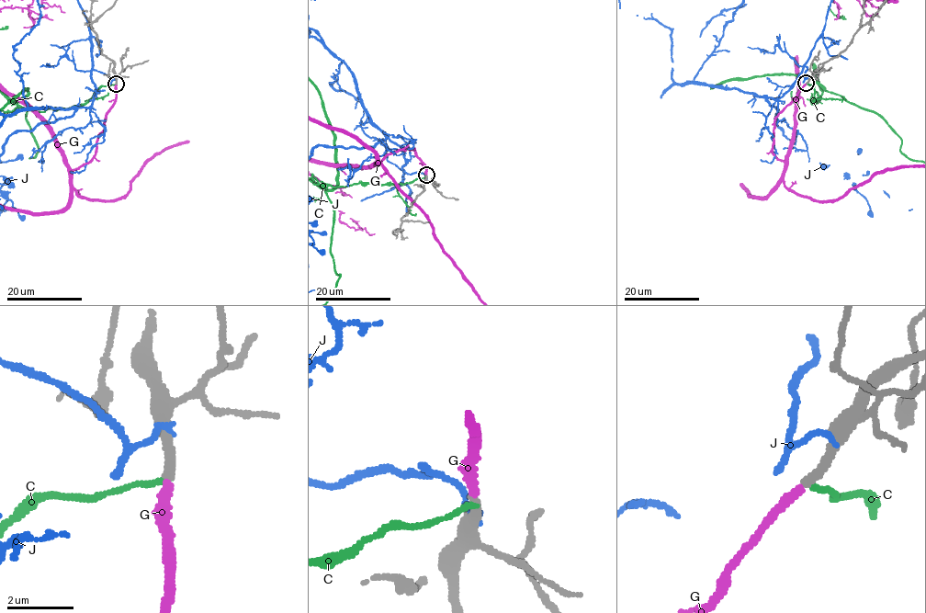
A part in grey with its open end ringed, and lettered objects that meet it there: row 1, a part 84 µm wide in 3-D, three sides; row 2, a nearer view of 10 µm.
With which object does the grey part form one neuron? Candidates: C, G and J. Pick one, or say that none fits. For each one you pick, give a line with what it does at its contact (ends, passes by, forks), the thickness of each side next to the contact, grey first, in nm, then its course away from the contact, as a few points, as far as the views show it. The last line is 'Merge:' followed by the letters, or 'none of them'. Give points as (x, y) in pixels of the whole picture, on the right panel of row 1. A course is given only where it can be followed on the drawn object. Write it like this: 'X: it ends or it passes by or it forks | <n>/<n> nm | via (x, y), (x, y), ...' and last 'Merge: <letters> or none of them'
G: it ends | 300/280 nm
Merge: G

